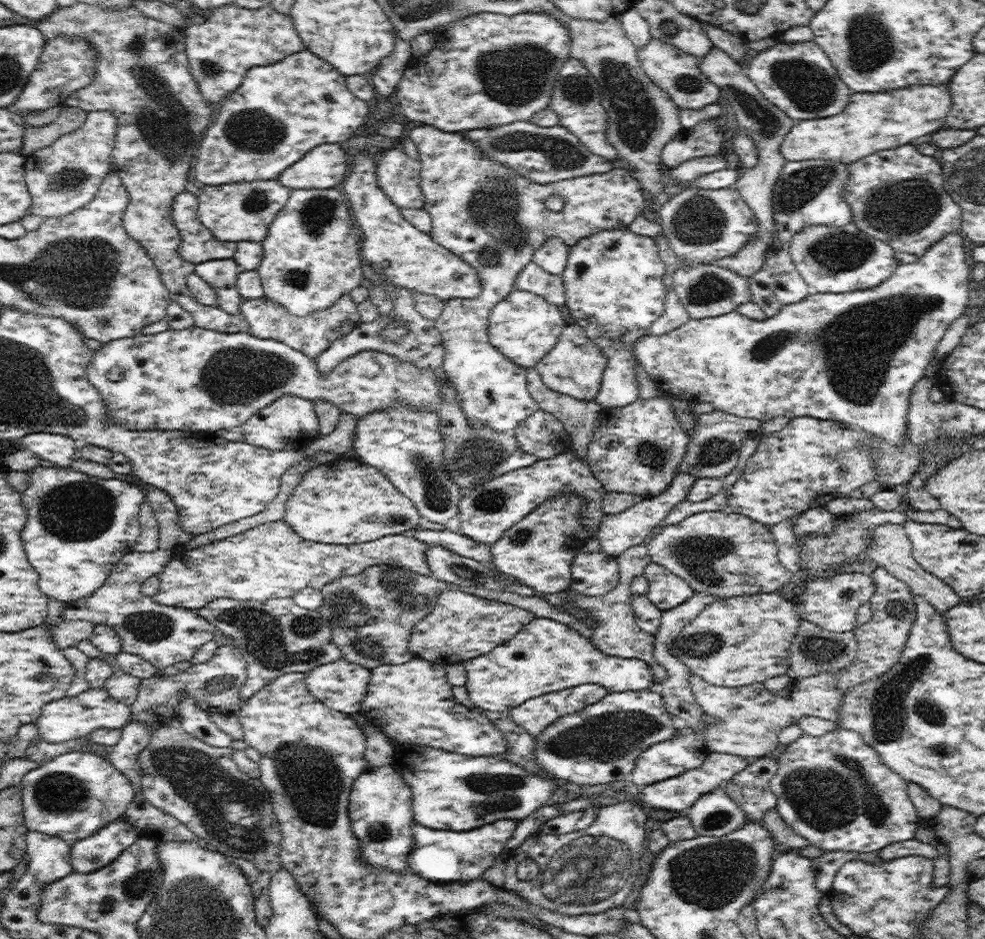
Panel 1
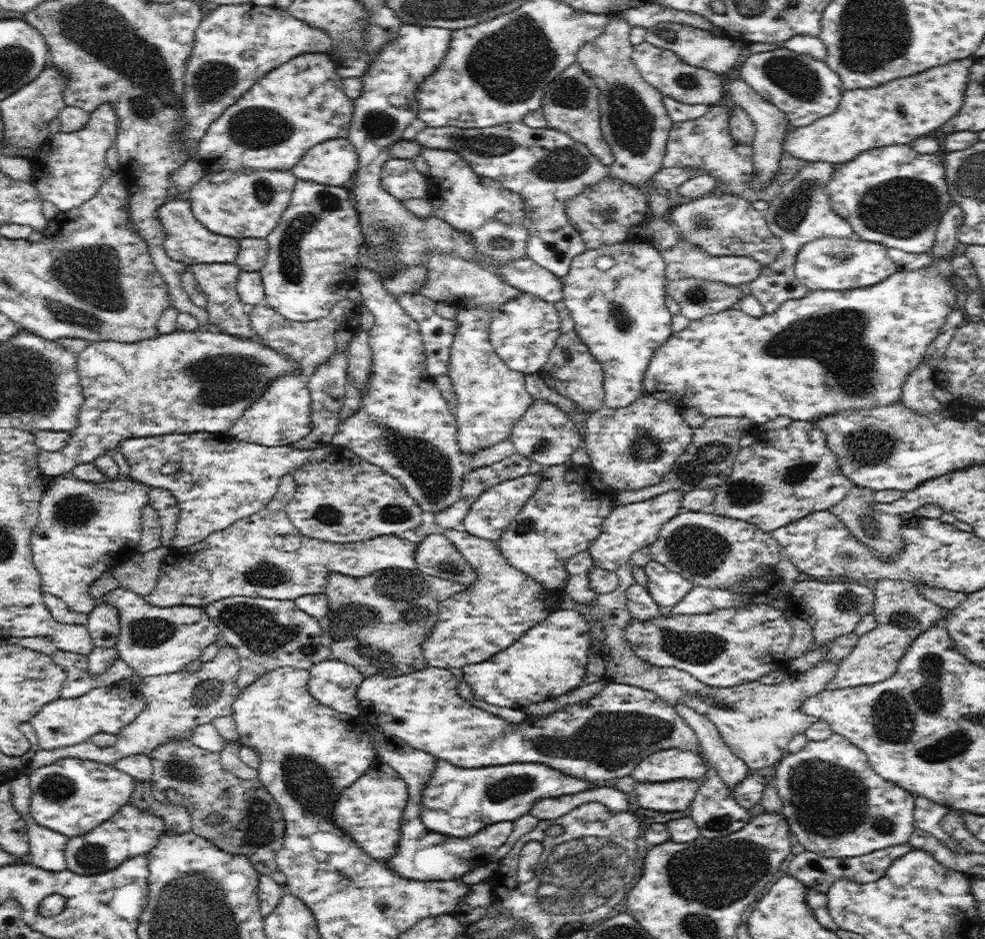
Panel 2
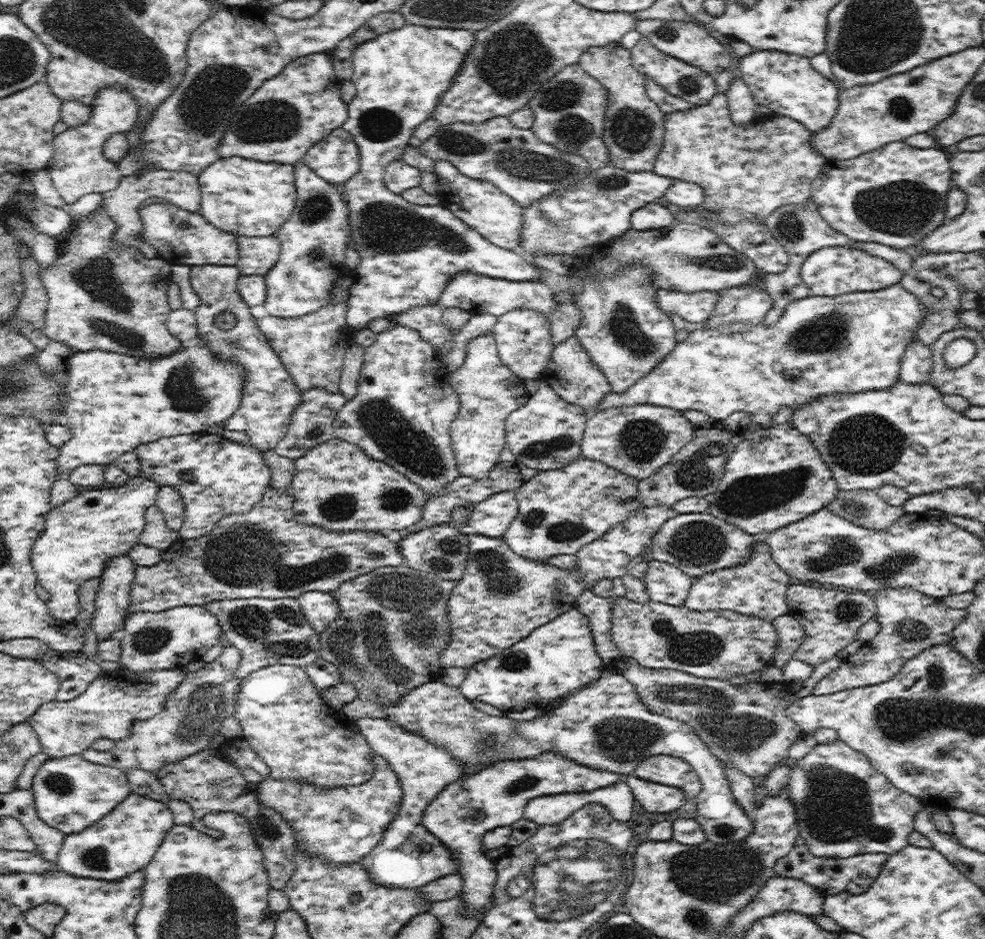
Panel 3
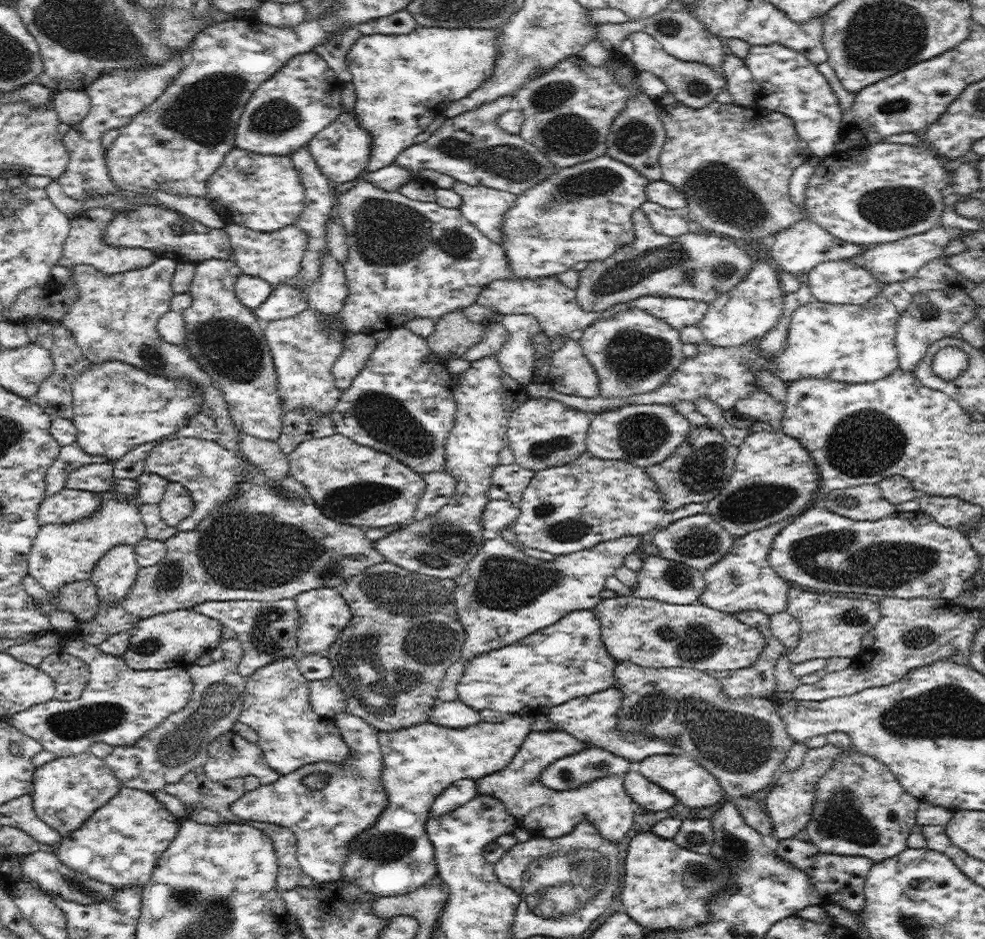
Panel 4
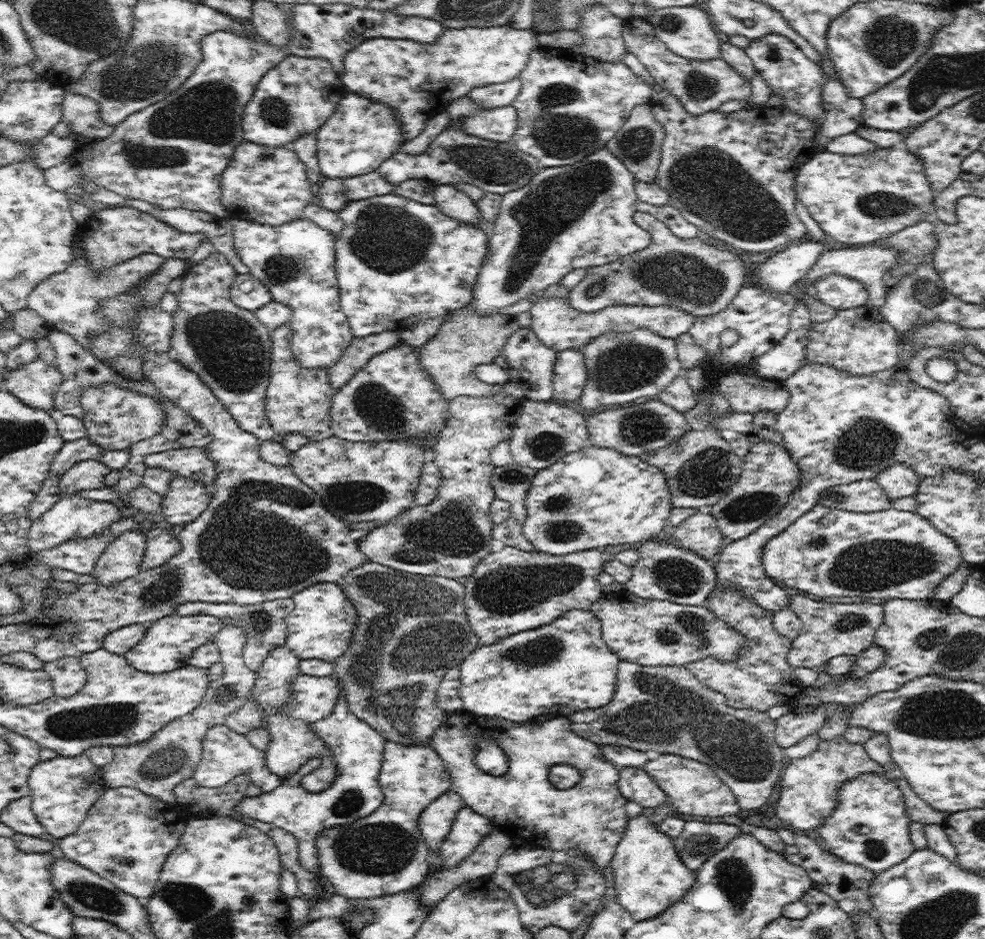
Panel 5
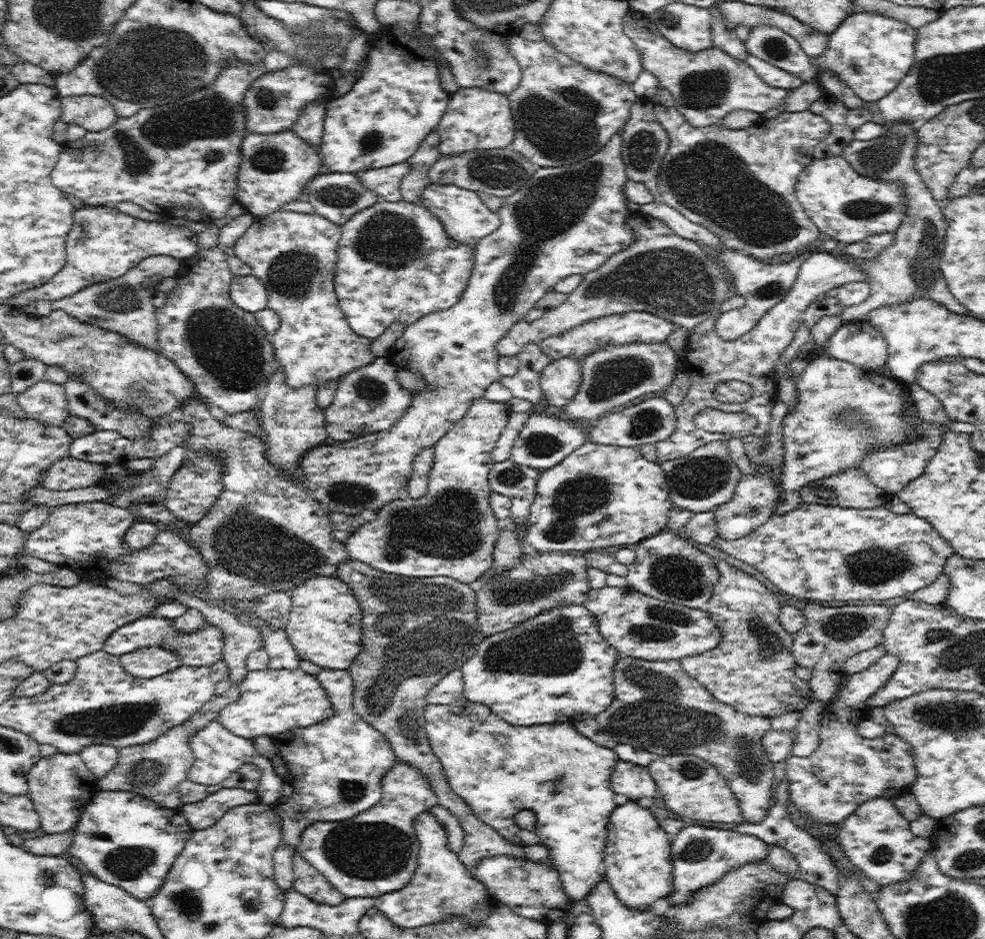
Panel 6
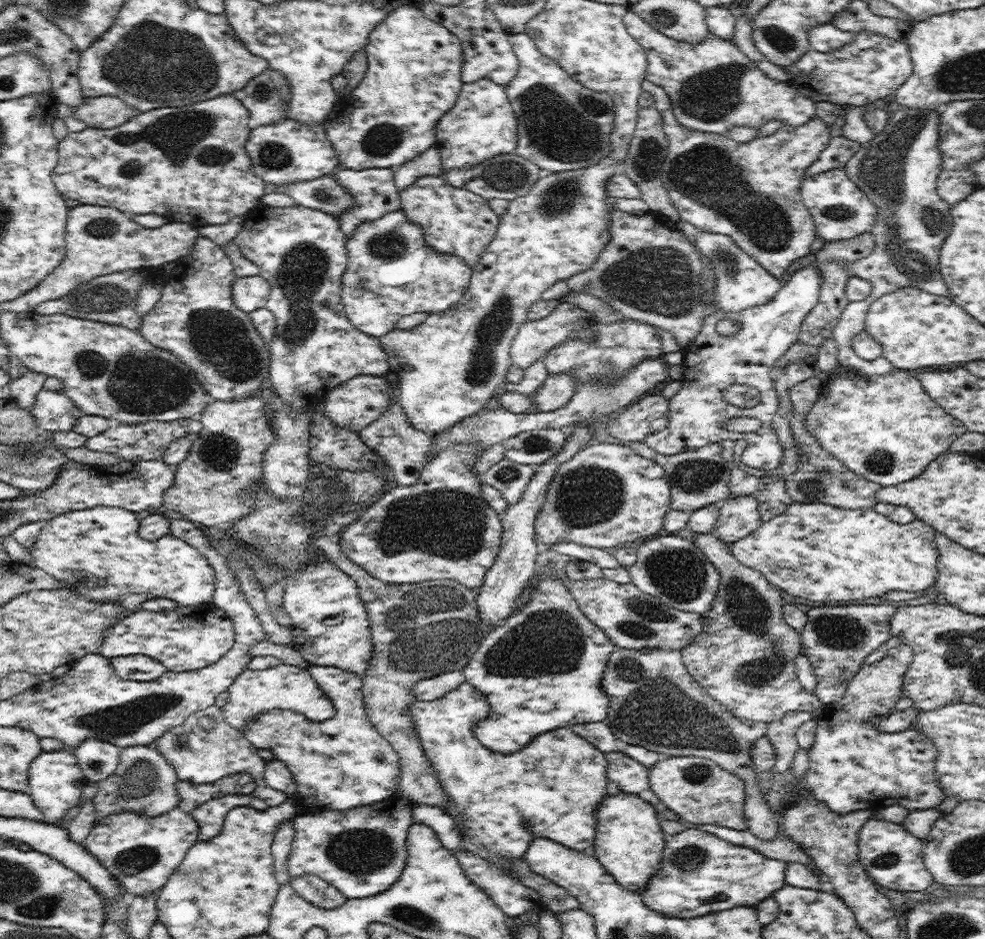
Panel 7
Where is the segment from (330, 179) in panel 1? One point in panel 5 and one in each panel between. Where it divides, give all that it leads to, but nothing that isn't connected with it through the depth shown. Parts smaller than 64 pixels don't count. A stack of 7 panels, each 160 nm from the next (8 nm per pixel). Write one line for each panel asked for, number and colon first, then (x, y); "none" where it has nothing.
2: (333, 162)
3: (336, 158)
4: (342, 150)
5: (360, 134)

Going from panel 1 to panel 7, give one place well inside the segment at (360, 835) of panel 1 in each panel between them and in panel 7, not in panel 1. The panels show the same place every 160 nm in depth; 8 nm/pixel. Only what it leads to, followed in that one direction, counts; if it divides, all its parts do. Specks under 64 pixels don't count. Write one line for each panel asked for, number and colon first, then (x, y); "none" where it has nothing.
2: (370, 810)
3: (342, 825)
4: (325, 806)
5: (317, 797)
6: (335, 767)
7: (341, 763)

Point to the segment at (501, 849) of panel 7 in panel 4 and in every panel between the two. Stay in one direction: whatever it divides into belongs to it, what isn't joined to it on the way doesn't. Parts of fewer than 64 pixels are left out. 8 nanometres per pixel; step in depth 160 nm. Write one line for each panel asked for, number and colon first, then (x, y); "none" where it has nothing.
4: (544, 812)
5: (590, 817)
6: (498, 769)

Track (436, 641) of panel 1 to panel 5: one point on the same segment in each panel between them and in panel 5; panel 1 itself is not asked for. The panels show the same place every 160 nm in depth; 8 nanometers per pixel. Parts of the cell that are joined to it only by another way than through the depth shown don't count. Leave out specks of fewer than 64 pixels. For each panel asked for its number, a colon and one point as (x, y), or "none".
2: (491, 614)
3: (502, 597)
4: (504, 595)
5: (510, 591)

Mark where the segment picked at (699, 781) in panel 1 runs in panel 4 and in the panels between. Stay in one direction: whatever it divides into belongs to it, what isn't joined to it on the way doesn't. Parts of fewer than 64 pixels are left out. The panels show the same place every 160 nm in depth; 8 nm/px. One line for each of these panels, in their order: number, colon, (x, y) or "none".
2: (677, 795)
3: (654, 797)
4: (648, 795)

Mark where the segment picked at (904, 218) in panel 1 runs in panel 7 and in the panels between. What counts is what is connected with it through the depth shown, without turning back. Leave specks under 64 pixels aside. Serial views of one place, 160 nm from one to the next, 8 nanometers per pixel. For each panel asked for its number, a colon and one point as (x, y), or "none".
2: (893, 195)
3: (896, 195)
4: (870, 195)
5: (857, 199)
6: (847, 206)
7: (840, 210)

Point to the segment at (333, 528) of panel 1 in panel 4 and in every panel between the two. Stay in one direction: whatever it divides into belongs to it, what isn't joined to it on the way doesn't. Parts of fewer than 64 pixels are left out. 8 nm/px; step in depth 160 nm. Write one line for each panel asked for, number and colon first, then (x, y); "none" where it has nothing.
2: (343, 498)
3: (336, 486)
4: (356, 485)

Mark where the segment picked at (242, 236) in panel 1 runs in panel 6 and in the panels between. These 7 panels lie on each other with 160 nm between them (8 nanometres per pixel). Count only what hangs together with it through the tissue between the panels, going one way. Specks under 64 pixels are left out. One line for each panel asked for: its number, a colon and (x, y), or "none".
2: (239, 204)
3: (246, 197)
4: (264, 192)
5: (266, 184)
6: (275, 168)

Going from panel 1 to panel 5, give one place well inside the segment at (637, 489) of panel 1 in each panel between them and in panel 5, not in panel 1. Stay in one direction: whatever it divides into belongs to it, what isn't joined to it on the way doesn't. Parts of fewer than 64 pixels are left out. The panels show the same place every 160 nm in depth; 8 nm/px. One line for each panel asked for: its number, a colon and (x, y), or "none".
2: (633, 447)
3: (637, 440)
4: (644, 435)
5: (641, 428)

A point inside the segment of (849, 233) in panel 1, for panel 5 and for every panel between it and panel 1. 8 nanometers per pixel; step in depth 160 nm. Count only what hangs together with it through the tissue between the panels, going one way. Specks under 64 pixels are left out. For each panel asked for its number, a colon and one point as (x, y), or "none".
2: (829, 263)
3: (830, 271)
4: (840, 281)
5: (840, 292)

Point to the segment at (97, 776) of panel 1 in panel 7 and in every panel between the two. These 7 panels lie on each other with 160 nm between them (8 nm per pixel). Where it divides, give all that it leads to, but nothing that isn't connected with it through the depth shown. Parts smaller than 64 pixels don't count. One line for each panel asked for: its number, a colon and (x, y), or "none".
2: (72, 796)
3: (70, 793)
4: (66, 791)
5: (62, 790)
6: (60, 786)
7: (56, 780)

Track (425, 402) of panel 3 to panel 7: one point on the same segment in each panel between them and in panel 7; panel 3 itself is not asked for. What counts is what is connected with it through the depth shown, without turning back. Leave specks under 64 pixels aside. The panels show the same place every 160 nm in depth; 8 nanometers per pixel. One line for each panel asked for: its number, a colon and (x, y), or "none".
4: (401, 403)
5: (391, 397)
6: (368, 400)
7: (353, 405)

